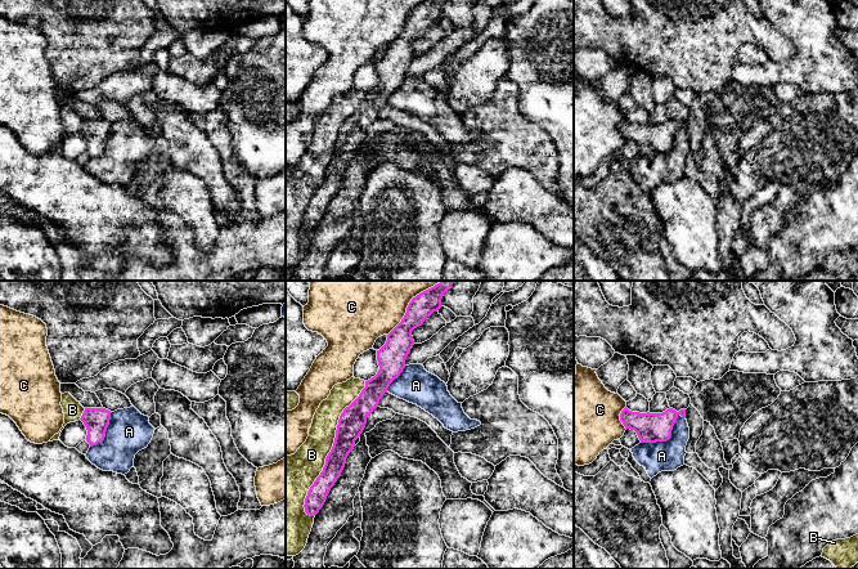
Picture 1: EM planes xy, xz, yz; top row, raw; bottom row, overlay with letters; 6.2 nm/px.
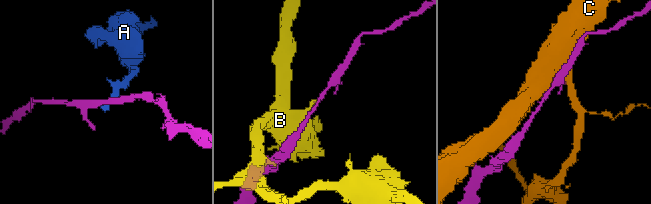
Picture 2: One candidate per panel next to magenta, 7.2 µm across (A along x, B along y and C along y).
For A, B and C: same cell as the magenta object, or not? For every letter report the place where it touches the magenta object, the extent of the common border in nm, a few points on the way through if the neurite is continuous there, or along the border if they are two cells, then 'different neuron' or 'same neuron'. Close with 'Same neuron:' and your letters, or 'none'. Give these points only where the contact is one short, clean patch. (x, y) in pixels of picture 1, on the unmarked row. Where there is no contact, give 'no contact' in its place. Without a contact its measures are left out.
A: contact yz (669, 149); length 320 nm; border yz (684, 128), (677, 129), (668, 151), (641, 155); different neuron
B: contact xz (331, 161); length 900 nm; different neuron
C: contact xz (407, 21); length 400 nm; different neuron
Same neuron: none

